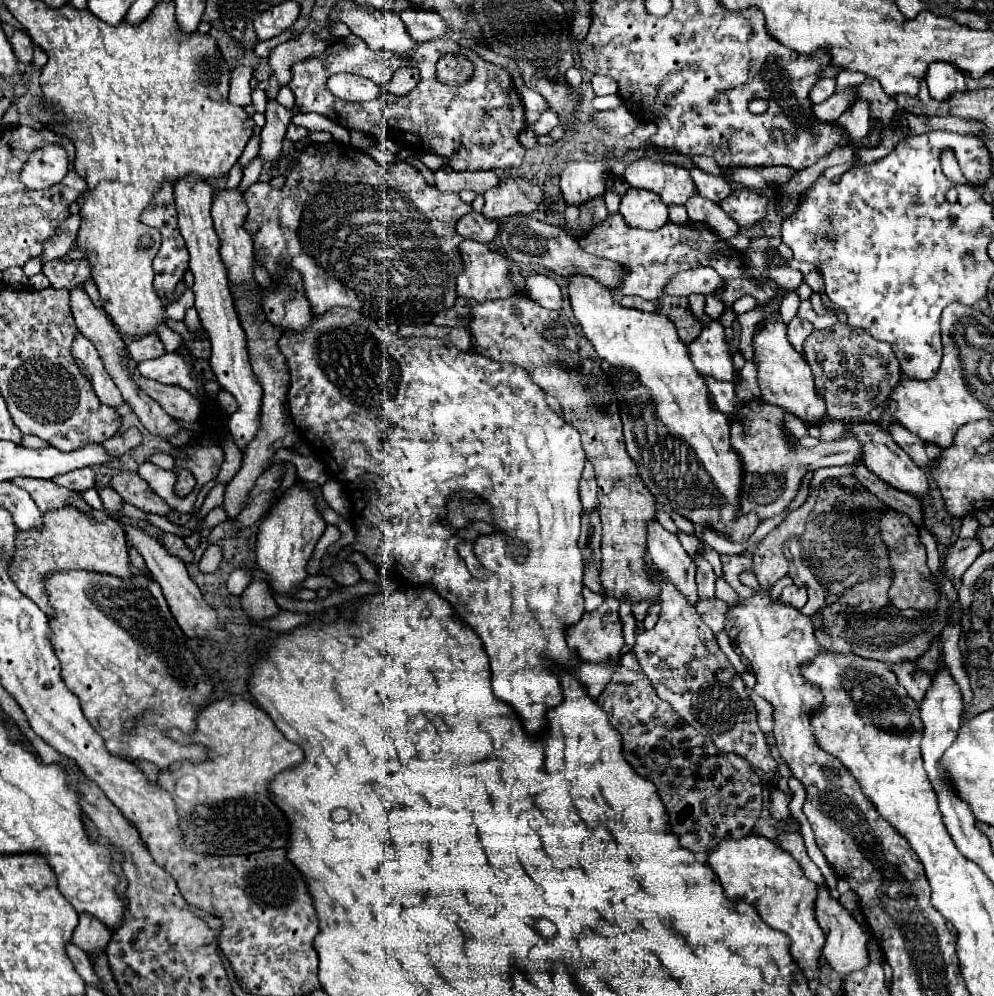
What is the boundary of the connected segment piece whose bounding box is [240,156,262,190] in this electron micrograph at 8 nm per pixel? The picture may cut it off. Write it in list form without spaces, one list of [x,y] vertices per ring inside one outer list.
[[[258,156],[258,158],[254,158],[250,164],[244,166],[244,178],[242,178],[242,182],[240,182],[240,188],[246,190],[248,186],[252,186],[252,182],[256,182],[256,180],[260,178],[260,172],[262,172],[262,160],[260,160],[260,156]]]

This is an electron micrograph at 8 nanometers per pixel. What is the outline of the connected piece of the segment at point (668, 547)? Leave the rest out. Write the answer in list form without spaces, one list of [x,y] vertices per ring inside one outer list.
[[[658,520],[648,522],[646,550],[652,564],[662,572],[662,576],[674,582],[678,590],[686,594],[686,598],[690,598],[690,604],[694,604],[698,598],[694,582],[694,562],[690,562],[690,556],[678,542],[676,534],[662,528]]]

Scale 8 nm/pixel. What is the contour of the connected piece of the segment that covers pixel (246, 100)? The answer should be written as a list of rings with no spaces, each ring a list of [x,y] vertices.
[[[238,66],[232,72],[232,82],[230,82],[230,102],[232,104],[242,106],[242,108],[252,104],[250,78],[252,78],[252,68],[248,68],[248,66]]]

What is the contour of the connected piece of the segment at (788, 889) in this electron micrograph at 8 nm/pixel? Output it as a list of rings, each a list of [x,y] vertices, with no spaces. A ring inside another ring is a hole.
[[[752,834],[740,840],[726,838],[726,842],[720,842],[718,848],[708,854],[708,866],[718,874],[726,898],[748,902],[770,928],[788,934],[792,942],[790,954],[806,980],[818,978],[826,934],[814,916],[816,884],[804,876],[800,864],[776,842]]]

